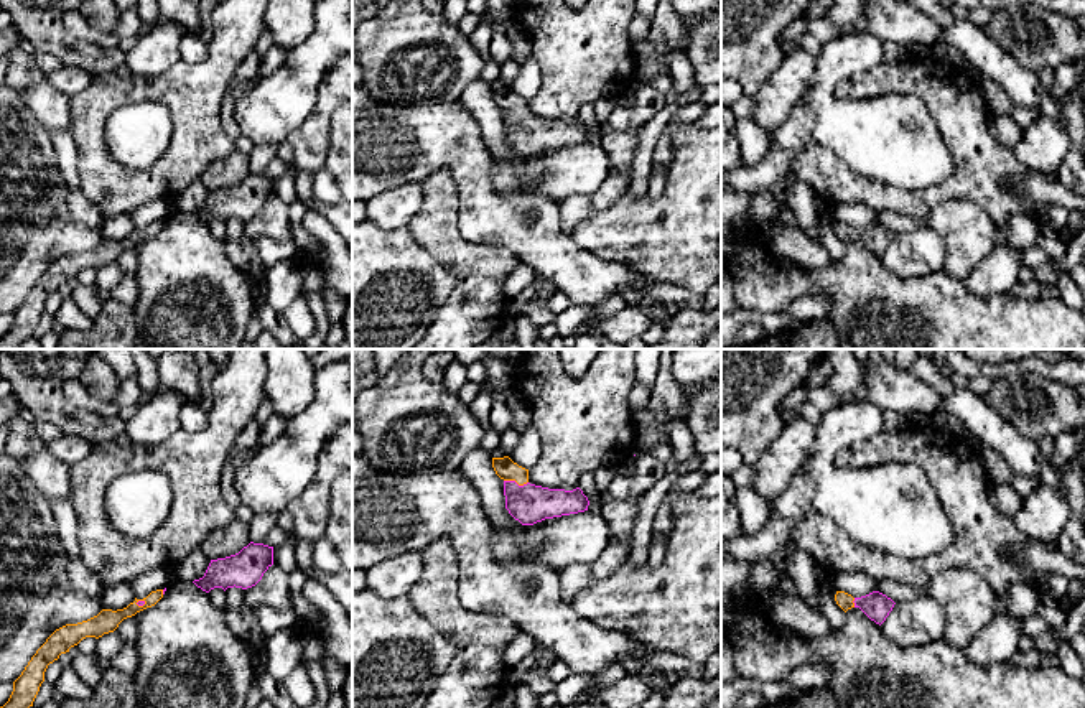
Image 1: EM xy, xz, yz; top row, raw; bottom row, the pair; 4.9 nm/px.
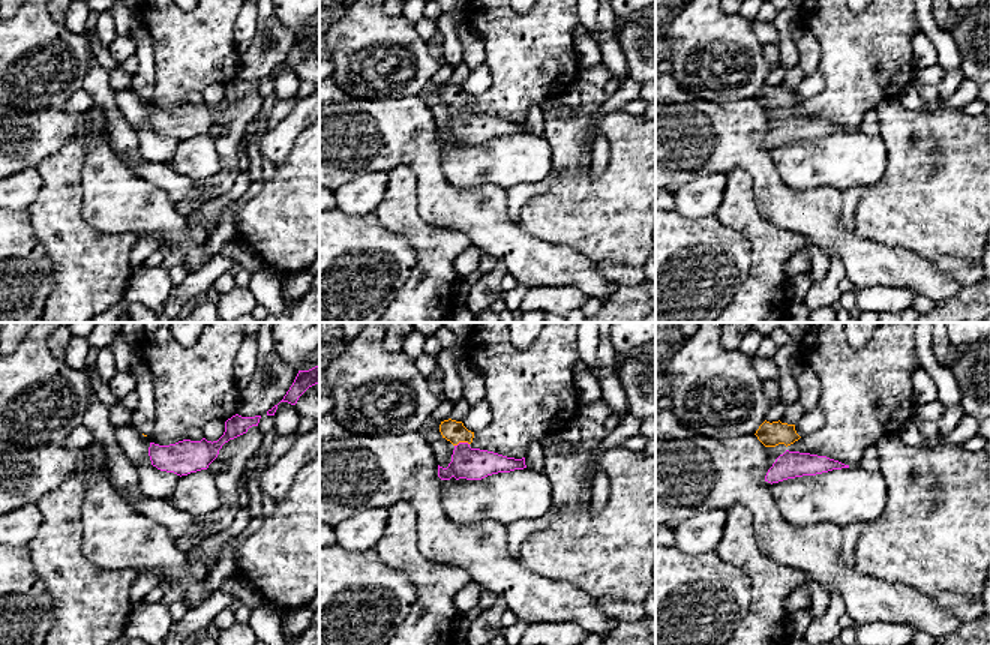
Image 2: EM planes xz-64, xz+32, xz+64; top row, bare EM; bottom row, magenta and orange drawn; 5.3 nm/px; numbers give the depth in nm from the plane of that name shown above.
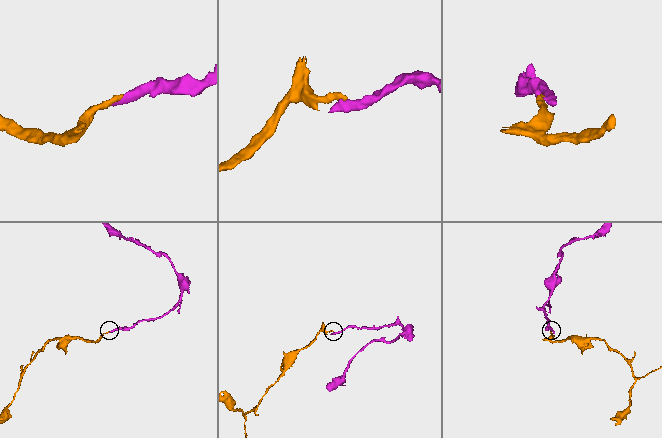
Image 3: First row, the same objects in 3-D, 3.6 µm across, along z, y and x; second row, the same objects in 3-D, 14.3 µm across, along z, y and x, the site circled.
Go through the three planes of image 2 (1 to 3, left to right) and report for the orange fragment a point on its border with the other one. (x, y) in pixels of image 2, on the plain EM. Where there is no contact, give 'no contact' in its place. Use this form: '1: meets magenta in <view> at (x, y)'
1: no contact
2: meets magenta in xz+32 at (461, 107)
3: no contact

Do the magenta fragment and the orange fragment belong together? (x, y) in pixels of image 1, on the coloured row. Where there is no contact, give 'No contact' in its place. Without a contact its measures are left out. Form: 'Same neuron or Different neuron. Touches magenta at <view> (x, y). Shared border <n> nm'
Same neuron. Touches magenta at xz (514, 481). Shared border 120 nm

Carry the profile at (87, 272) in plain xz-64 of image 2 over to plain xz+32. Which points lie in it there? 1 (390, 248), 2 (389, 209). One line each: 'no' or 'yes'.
1: no
2: yes

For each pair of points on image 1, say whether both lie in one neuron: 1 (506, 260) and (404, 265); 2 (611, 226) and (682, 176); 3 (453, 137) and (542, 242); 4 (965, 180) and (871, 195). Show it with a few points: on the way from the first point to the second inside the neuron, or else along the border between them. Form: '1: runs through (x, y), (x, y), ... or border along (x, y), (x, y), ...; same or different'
1: border along (414, 239), (451, 275), (451, 292), (443, 303); different
2: runs through (631, 226), (642, 226), (672, 196); same
3: runs through (471, 165), (474, 181), (514, 221); same
4: runs through (942, 191), (927, 198), (894, 198); same

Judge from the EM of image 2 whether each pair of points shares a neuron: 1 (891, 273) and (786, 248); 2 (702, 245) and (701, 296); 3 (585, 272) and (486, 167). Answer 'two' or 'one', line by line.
1: two
2: one
3: two

